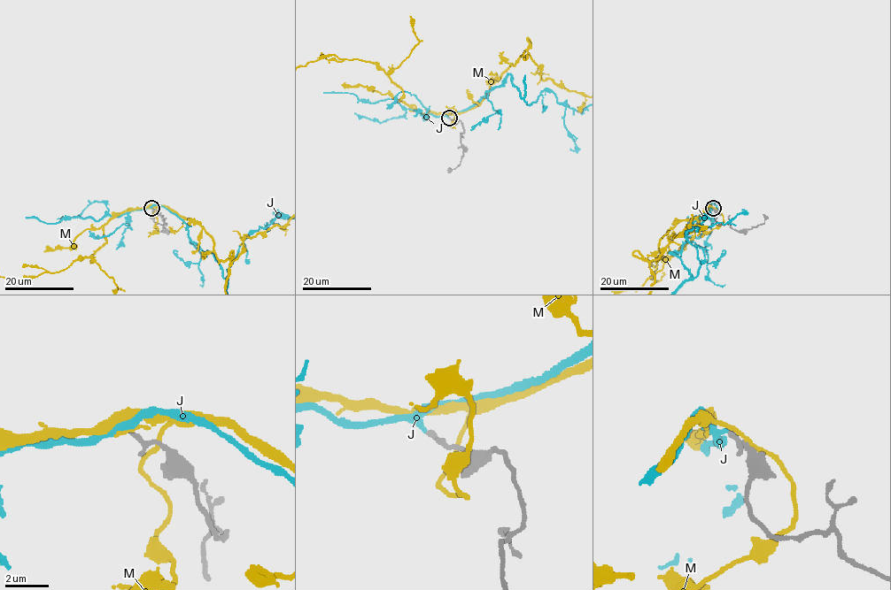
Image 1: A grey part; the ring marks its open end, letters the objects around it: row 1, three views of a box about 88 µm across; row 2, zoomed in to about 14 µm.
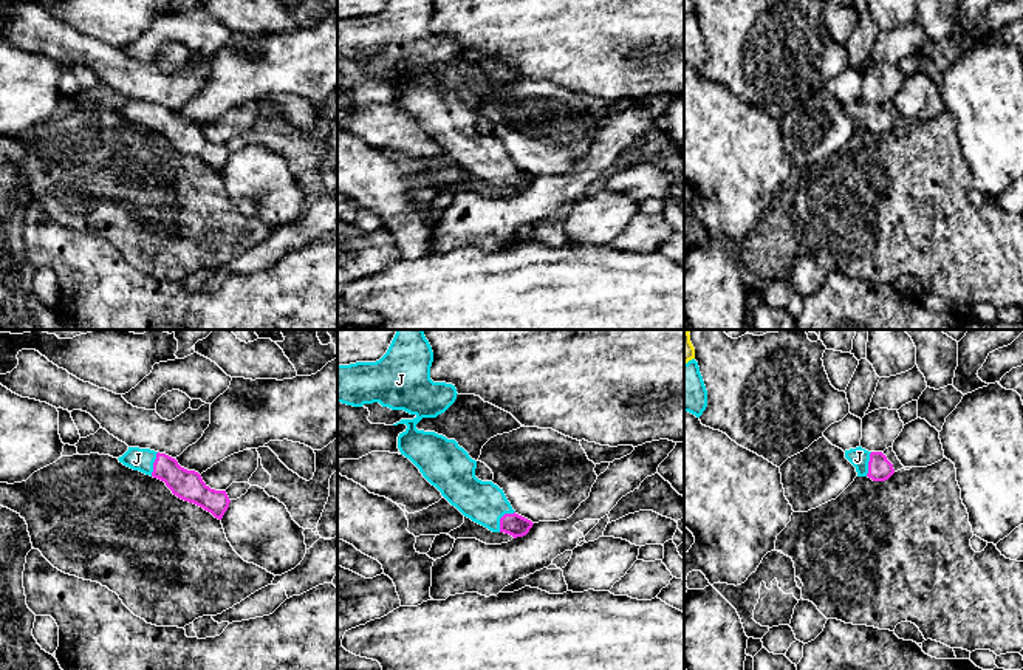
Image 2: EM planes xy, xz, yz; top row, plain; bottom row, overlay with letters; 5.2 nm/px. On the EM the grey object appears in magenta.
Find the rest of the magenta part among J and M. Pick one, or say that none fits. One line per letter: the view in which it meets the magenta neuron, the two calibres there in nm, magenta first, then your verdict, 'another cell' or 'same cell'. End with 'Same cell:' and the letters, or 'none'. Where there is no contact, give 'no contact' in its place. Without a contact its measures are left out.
J: xz | 120/220 nm | same cell
M: no contact | another cell
Same cell: J

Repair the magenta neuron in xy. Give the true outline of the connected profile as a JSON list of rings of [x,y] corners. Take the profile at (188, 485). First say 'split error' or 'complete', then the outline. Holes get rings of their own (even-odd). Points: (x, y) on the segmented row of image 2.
split error; [[[128,447],[118,460],[133,470],[164,481],[173,495],[203,508],[218,520],[229,508],[231,500],[226,491],[210,489],[198,472],[181,467],[175,458],[166,453]]]

